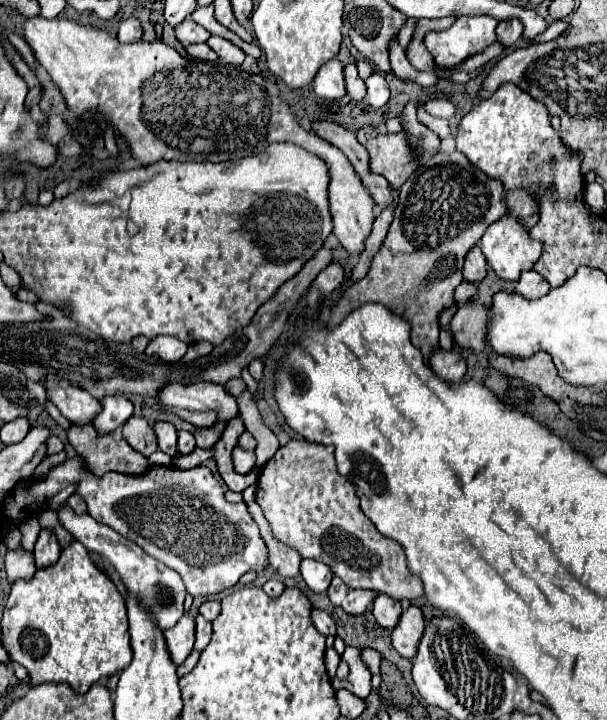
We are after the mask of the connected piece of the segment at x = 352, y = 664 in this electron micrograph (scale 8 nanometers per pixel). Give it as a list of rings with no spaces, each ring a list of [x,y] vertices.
[[[346,647],[344,655],[342,655],[348,663],[350,668],[349,676],[346,679],[335,678],[331,681],[332,686],[336,691],[338,689],[348,689],[350,693],[354,693],[356,697],[360,699],[366,699],[372,691],[372,673],[368,671],[368,667],[364,665],[358,649],[352,649],[352,647]]]

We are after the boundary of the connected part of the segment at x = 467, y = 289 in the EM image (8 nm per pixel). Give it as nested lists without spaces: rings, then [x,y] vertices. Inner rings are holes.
[[[460,283],[458,287],[456,287],[456,293],[454,293],[454,297],[456,297],[456,303],[460,305],[460,303],[466,303],[466,301],[472,301],[474,297],[476,297],[476,285],[474,283]]]

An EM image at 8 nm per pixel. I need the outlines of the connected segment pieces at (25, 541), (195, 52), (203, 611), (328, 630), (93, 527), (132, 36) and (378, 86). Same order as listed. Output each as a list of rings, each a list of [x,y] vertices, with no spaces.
[[[32,515],[32,517],[24,519],[24,521],[20,521],[18,529],[22,531],[22,543],[20,543],[20,547],[24,547],[26,551],[32,551],[32,549],[34,549],[36,539],[38,539],[38,533],[40,533],[38,517],[36,517],[36,515]]]
[[[200,43],[200,45],[188,45],[186,51],[188,51],[190,57],[200,59],[200,61],[216,61],[216,59],[218,59],[218,55],[216,55],[206,43]]]
[[[210,599],[206,603],[200,605],[200,615],[208,621],[214,621],[220,615],[220,601],[218,599]]]
[[[314,609],[314,611],[312,611],[312,619],[314,619],[316,629],[318,629],[324,637],[328,637],[328,635],[336,635],[336,623],[334,623],[334,619],[332,619],[326,611]]]
[[[62,503],[58,507],[58,521],[88,551],[100,553],[102,557],[106,557],[116,567],[116,571],[120,573],[124,585],[130,589],[130,593],[134,593],[136,597],[142,599],[144,607],[148,607],[152,611],[152,615],[156,617],[160,629],[168,629],[168,627],[176,625],[176,621],[184,615],[182,603],[184,603],[184,597],[186,597],[186,589],[184,589],[184,583],[180,581],[180,575],[174,569],[168,569],[164,563],[156,561],[154,557],[148,557],[148,553],[144,553],[134,541],[122,537],[120,533],[116,533],[108,525],[98,523],[88,513],[76,515],[70,509],[68,503]]]
[[[135,17],[124,19],[119,25],[118,39],[120,39],[122,43],[132,43],[132,41],[142,40],[143,28]]]
[[[376,71],[372,77],[366,79],[366,87],[368,87],[366,101],[370,107],[380,109],[382,105],[386,105],[386,101],[390,99],[390,89],[388,89],[388,83],[380,71]]]

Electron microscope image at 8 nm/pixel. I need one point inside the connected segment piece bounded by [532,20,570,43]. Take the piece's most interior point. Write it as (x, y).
(556, 28)

